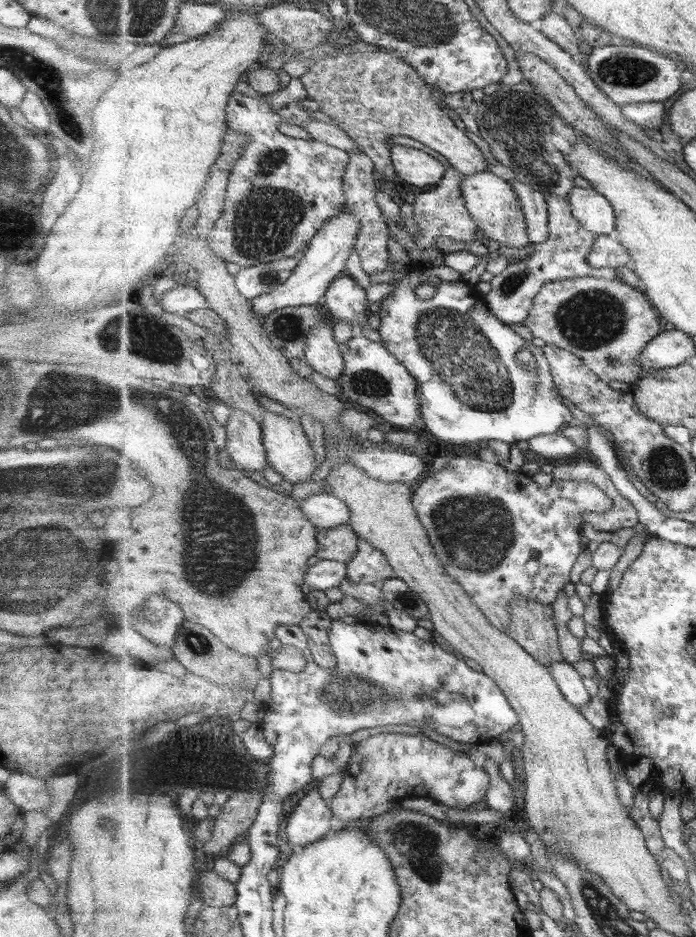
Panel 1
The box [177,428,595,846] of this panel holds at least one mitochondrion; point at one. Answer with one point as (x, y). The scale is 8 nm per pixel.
(356, 695)

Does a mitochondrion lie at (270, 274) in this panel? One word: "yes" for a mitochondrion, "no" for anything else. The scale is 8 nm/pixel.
yes

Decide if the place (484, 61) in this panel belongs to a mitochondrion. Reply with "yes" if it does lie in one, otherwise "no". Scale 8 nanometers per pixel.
no

